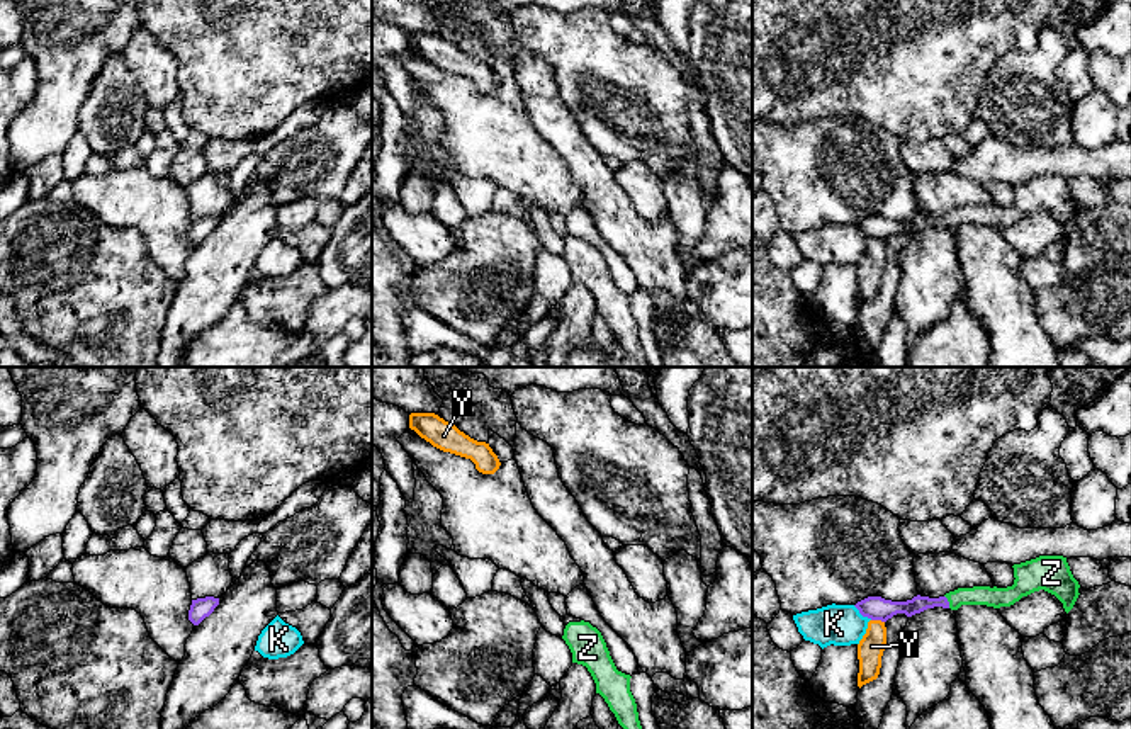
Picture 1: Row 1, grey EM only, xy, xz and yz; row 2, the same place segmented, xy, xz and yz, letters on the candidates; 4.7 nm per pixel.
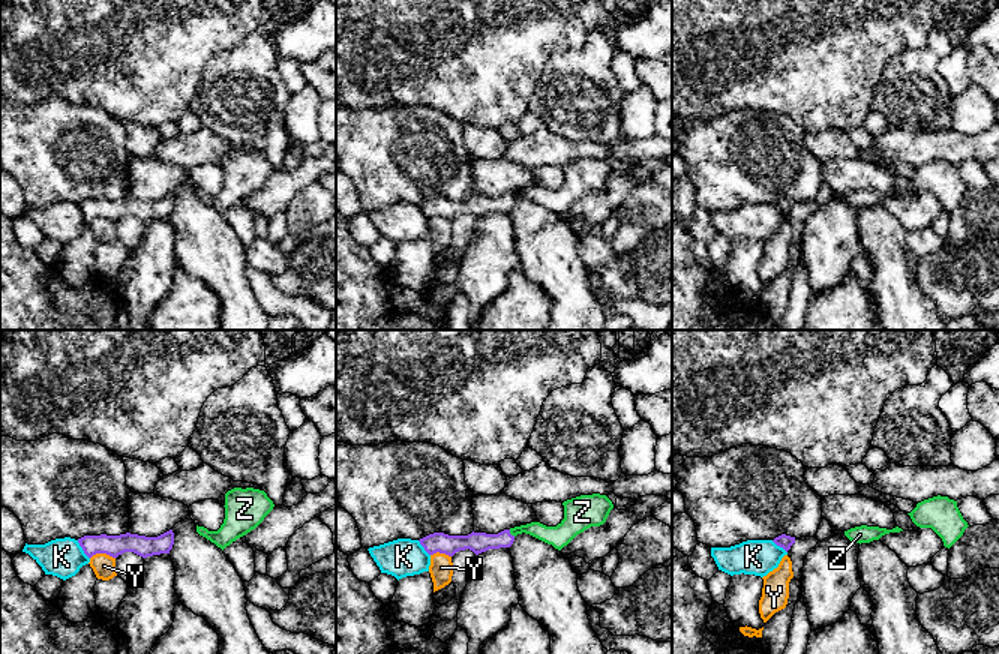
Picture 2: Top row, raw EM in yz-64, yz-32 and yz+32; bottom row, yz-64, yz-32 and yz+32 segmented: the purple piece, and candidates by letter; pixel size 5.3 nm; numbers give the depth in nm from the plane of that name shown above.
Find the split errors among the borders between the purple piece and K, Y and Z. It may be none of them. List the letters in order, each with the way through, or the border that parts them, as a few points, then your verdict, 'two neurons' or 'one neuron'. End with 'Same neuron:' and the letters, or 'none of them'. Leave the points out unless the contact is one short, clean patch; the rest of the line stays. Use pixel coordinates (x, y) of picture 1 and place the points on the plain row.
K: two neurons
Y: along yz (872, 238), (883, 242) | two neurons
Z: across yz (917, 223), (948, 221), (958, 216), (994, 216) | one neuron
Same neuron: Z

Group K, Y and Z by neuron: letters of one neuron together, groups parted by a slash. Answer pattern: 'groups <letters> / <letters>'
groups K / Y / Z

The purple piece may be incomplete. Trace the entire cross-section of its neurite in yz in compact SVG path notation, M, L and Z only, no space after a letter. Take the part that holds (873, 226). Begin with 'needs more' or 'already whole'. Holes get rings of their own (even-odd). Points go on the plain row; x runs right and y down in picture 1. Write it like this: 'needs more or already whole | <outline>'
needs more | M1039 175L1036 178L1014 184L1014 204L1007 207L973 206L958 207L939 218L914 216L907 221L892 221L881 216L868 216L854 226L863 236L886 241L897 233L912 236L927 228L942 226L958 229L961 224L987 224L993 228L1010 226L1022 216L1044 209L1055 214L1068 233L1078 218L1078 201L1073 197L1066 177Z

